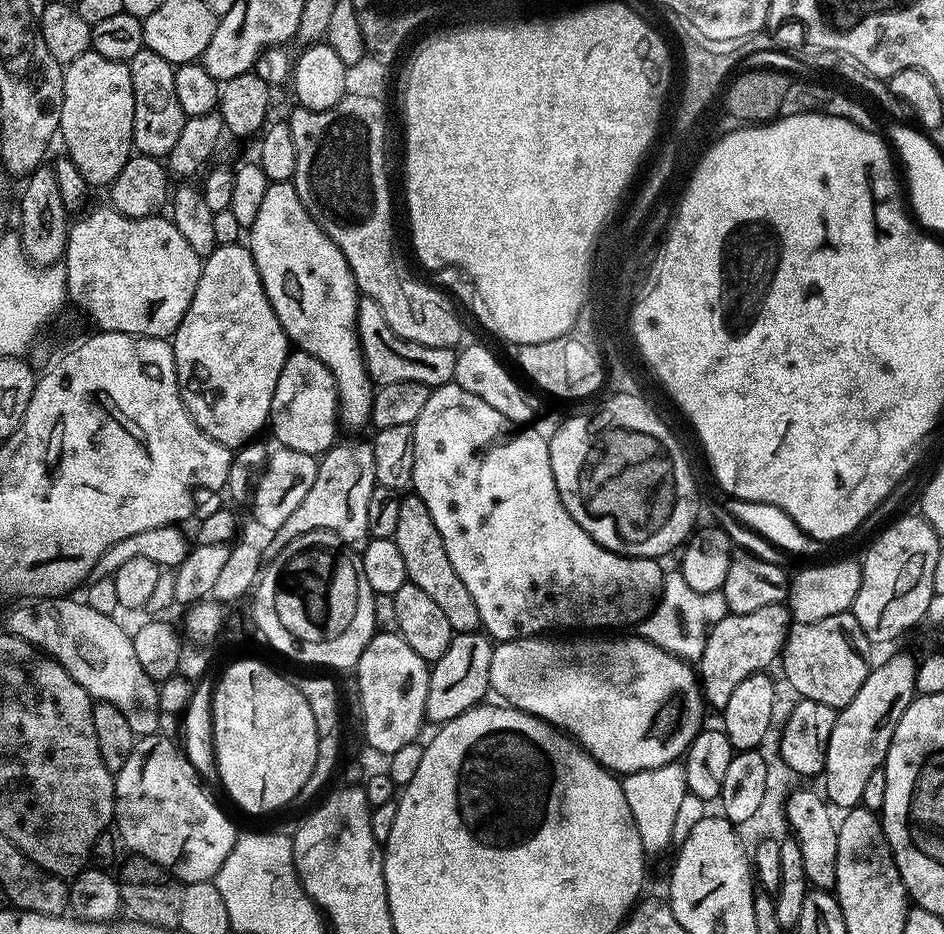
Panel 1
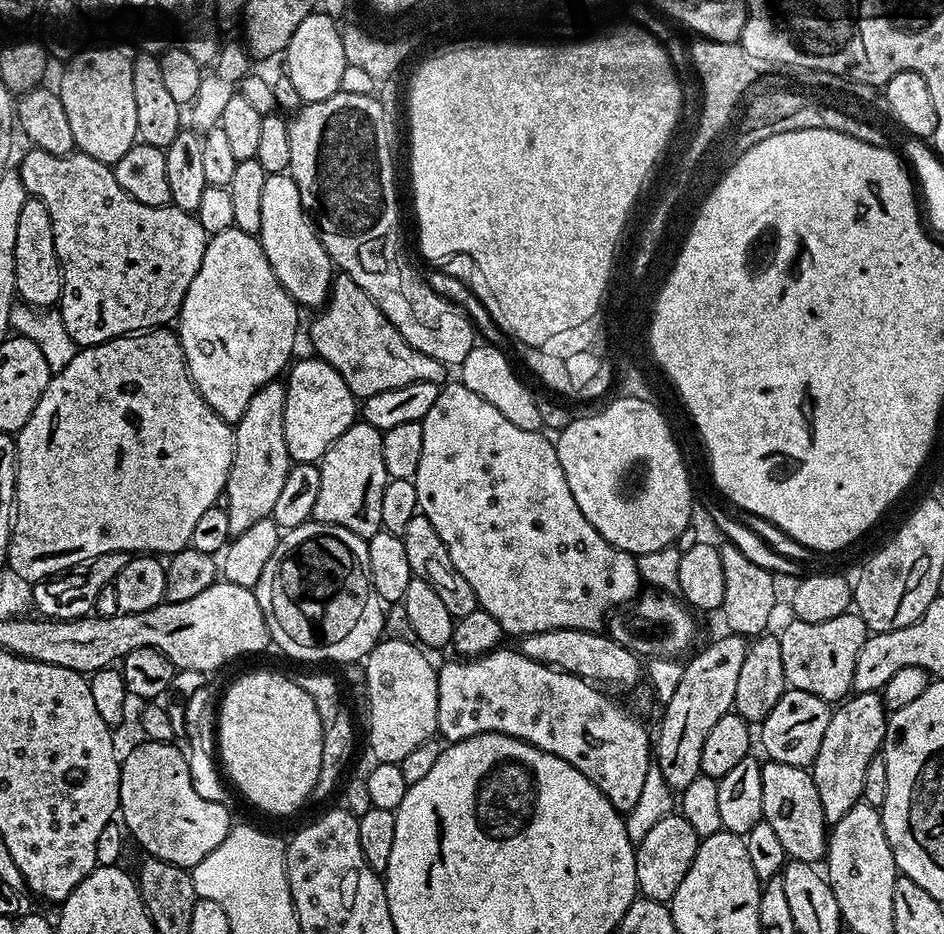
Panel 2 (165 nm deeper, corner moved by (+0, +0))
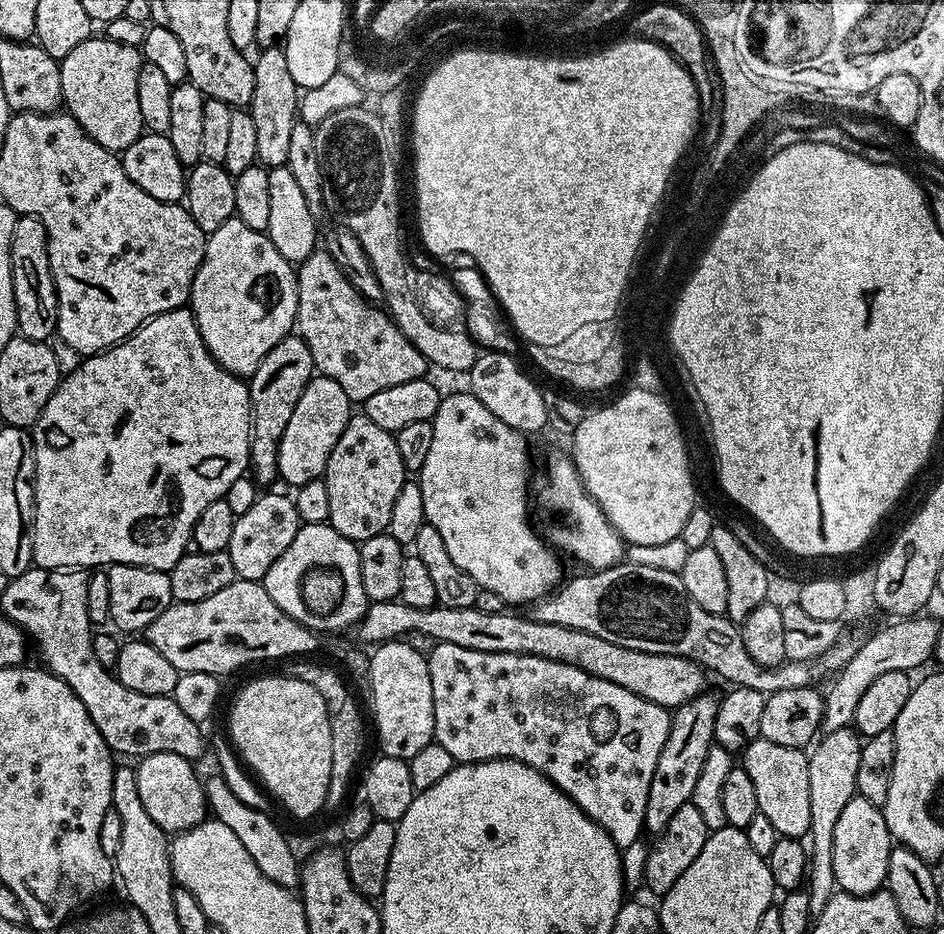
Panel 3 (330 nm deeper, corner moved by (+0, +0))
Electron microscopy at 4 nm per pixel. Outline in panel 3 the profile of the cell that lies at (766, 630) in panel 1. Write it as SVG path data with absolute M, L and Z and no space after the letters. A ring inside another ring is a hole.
M698 695L672 712L670 734L666 738L666 746L662 746L662 754L658 754L658 766L650 781L650 798L646 802L644 827L649 833L652 831L652 834L659 834L666 830L666 822L670 822L675 812L689 803L694 794L698 774L702 774L702 762L714 746L714 718L718 718L720 705L715 695L708 695Z

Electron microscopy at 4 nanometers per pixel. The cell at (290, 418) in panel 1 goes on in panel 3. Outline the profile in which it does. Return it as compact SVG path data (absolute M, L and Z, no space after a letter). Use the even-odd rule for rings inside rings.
M313 375L312 381L302 390L302 398L298 398L298 406L294 406L290 422L286 422L286 430L282 430L276 463L281 481L284 479L291 486L299 486L323 477L330 450L334 450L338 438L342 438L342 430L346 430L348 425L348 407L348 395L346 390L342 390L342 386L338 386L338 382L328 376Z

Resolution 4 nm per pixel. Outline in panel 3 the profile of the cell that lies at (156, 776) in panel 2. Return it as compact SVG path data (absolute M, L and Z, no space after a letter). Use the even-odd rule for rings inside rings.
M173 752L150 754L135 765L135 770L138 778L138 795L142 797L142 806L146 806L146 814L150 814L150 818L154 818L154 822L161 830L169 834L179 834L190 830L196 824L204 823L206 819L204 787L195 776L193 761Z

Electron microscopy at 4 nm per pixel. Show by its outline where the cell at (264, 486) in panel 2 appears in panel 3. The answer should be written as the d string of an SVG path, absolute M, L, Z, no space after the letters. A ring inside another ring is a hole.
M290 334L262 358L258 370L247 381L250 402L252 403L252 441L248 462L251 475L256 475L260 484L268 484L277 479L276 463L278 462L278 446L282 442L282 430L286 430L286 422L294 414L294 406L298 406L298 398L302 398L302 390L312 381L314 365L310 346L299 334Z

